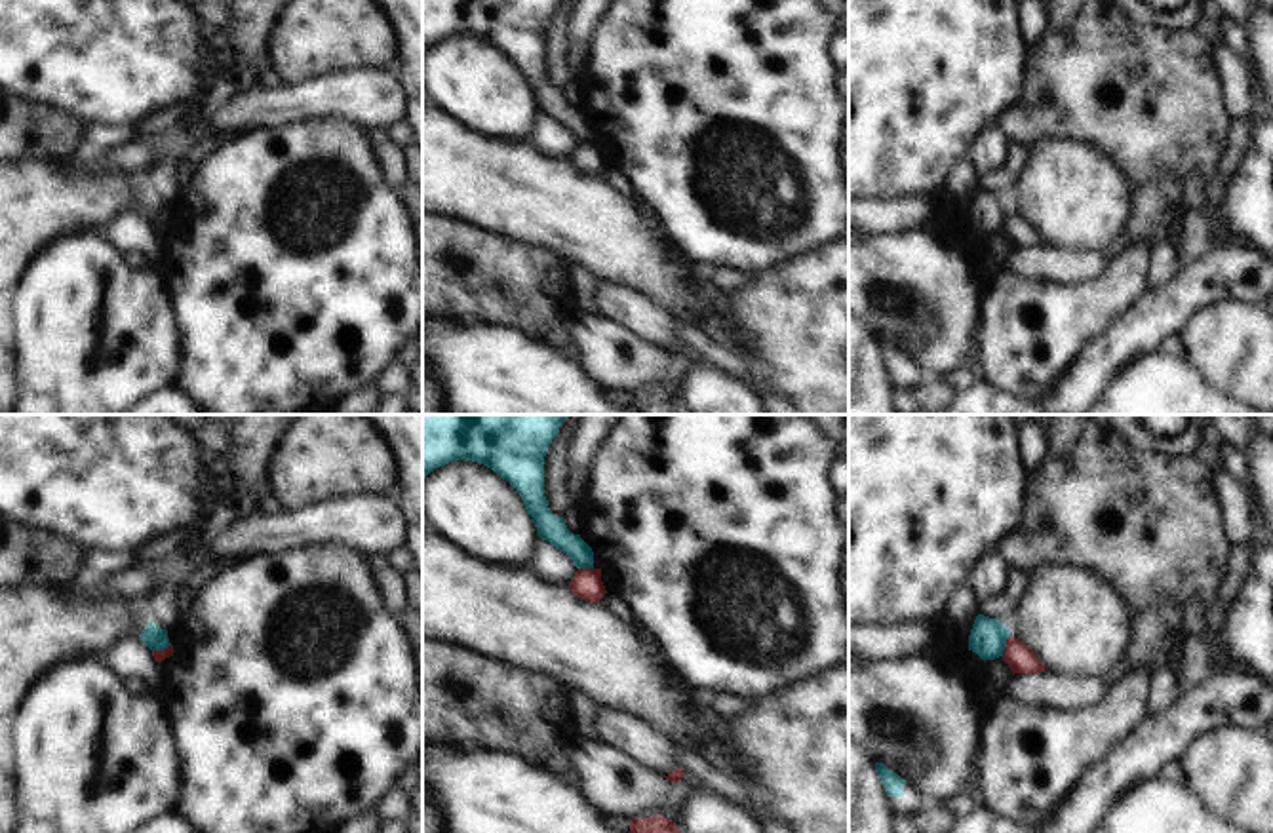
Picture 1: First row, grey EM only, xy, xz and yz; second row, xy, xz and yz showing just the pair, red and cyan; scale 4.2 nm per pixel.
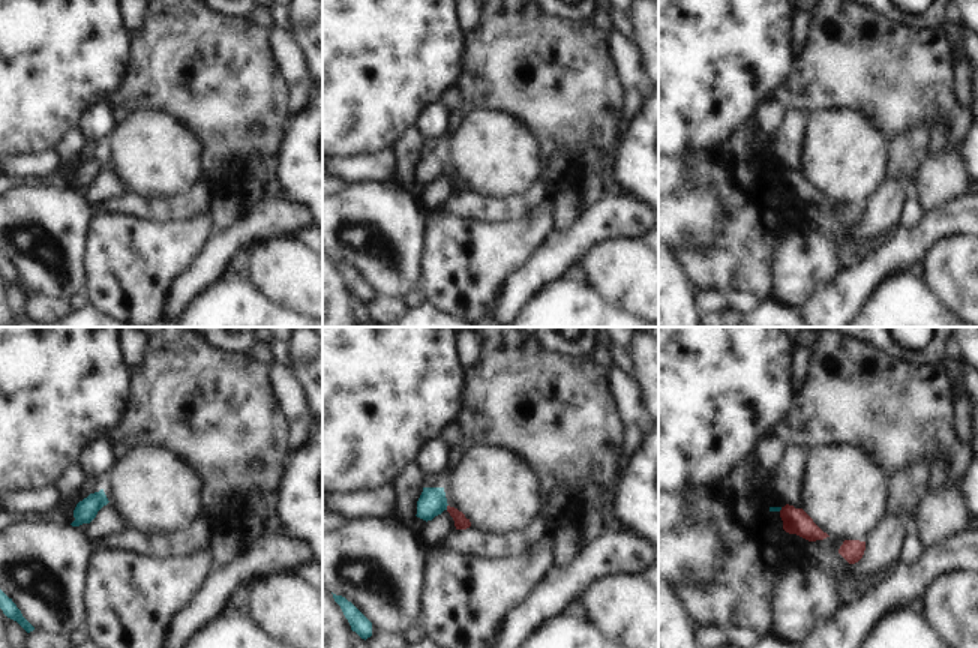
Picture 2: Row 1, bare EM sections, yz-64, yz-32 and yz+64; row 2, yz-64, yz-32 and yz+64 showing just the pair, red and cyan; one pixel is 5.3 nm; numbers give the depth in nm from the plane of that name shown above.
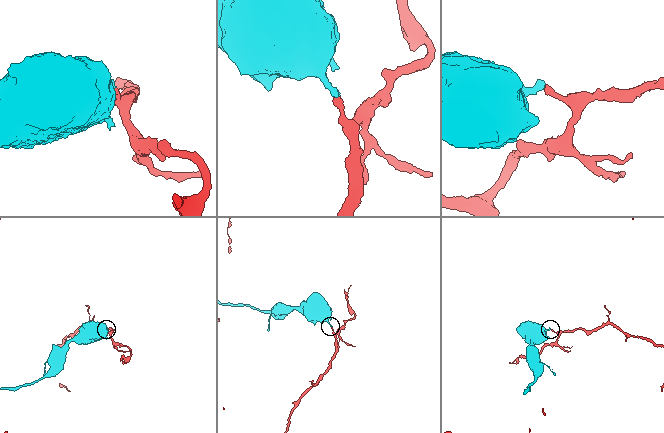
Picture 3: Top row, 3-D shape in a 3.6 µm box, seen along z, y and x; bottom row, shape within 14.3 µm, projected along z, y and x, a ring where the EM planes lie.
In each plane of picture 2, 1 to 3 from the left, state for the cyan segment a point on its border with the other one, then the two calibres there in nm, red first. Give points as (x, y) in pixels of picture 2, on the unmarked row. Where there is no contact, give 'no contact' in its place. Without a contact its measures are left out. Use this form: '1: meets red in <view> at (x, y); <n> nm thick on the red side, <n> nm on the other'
1: no contact
2: meets red in yz-32 at (447, 171); 80 nm thick on the red side, 150 nm on the other
3: meets red in yz+64 at (782, 173); 140 nm thick on the red side, 30 nm on the other

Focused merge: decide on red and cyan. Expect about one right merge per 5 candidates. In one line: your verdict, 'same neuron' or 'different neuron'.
different neuron

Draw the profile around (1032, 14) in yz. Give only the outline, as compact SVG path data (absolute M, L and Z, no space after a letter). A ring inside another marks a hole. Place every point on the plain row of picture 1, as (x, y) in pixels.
M1024 0L1018 6L1018 23L1022 27L1022 38L1029 51L1041 42L1048 25L1048 8L1041 0Z

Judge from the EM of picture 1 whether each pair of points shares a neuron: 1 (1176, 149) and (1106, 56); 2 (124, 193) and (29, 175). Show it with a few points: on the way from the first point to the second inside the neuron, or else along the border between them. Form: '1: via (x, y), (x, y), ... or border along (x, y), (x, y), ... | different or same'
1: via (1175, 126), (1127, 78) | same
2: via (101, 193), (52, 193) | same

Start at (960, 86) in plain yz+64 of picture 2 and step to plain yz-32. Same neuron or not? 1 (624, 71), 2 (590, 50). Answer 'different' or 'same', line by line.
1: same
2: different

